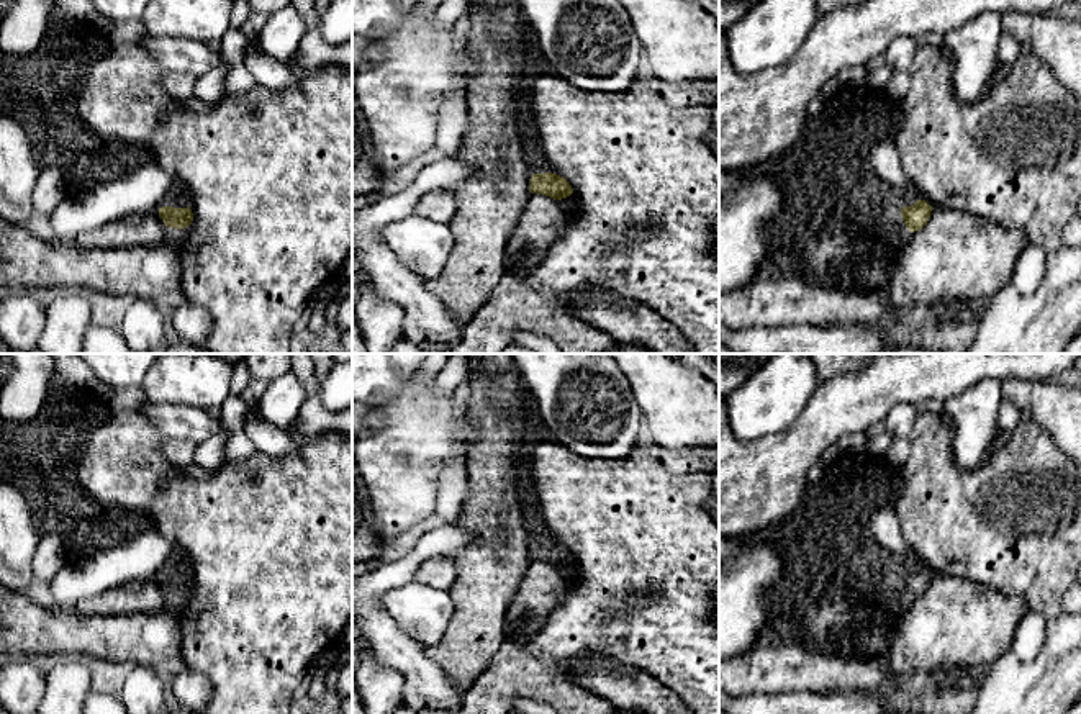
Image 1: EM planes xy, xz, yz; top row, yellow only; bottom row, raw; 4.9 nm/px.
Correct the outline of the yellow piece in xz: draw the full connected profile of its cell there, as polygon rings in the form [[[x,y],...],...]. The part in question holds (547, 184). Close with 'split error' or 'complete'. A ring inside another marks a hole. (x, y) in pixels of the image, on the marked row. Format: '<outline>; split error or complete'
[[[526,103],[524,108],[526,113],[521,123],[521,138],[526,151],[526,162],[532,170],[529,178],[529,192],[550,197],[567,211],[575,211],[577,198],[572,195],[573,188],[563,177],[549,170],[534,116]]]; split error

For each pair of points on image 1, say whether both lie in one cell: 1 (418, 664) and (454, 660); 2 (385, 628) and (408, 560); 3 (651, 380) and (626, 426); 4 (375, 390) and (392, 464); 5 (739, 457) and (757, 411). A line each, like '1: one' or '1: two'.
1: two
2: one
3: two
4: two
5: two

